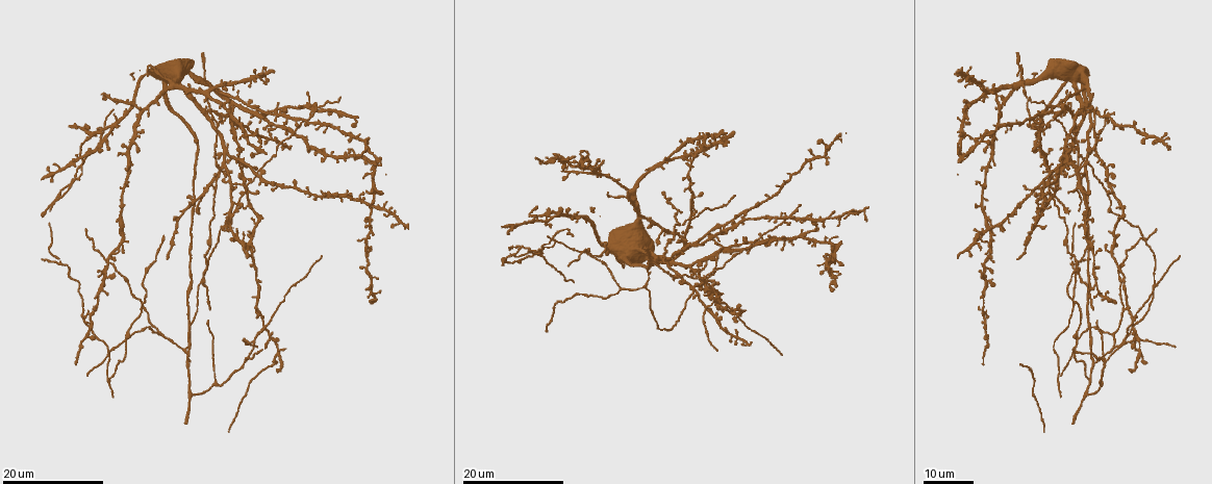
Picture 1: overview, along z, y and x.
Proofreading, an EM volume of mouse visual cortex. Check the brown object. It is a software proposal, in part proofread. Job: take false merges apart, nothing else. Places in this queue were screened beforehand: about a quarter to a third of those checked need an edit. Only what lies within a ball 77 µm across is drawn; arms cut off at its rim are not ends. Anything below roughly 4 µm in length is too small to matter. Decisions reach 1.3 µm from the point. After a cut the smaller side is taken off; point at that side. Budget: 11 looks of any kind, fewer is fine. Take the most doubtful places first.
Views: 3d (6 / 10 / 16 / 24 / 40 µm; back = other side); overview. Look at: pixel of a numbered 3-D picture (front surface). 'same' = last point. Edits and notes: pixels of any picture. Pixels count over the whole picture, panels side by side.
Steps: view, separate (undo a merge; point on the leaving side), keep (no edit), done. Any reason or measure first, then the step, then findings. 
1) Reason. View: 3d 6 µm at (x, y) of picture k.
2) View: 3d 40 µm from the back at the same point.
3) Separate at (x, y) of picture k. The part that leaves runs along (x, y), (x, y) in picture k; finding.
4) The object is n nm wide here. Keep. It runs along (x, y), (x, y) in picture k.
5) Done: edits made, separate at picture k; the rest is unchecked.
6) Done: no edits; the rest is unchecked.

Four arms meet. View: 3d 24 µm at (128, 338) of picture 1.

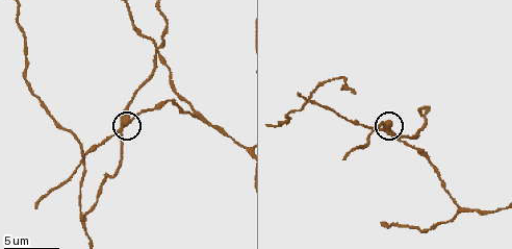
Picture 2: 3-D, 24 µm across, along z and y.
View: 3d 10 µm at (122, 125) of picture 2.

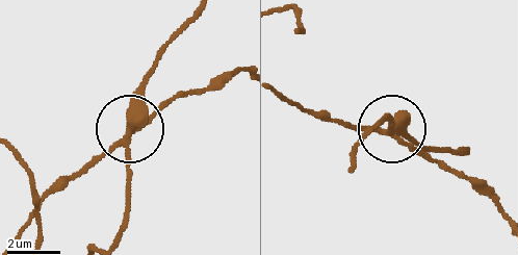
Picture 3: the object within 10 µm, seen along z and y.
The object is 320 nm wide here. Separate at (144, 99) of picture 3. The part that leaves runs along (128, 132), (139, 80), (188, 20) in picture 3; a second neuron is stuck on.

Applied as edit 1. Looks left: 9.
View: overview.

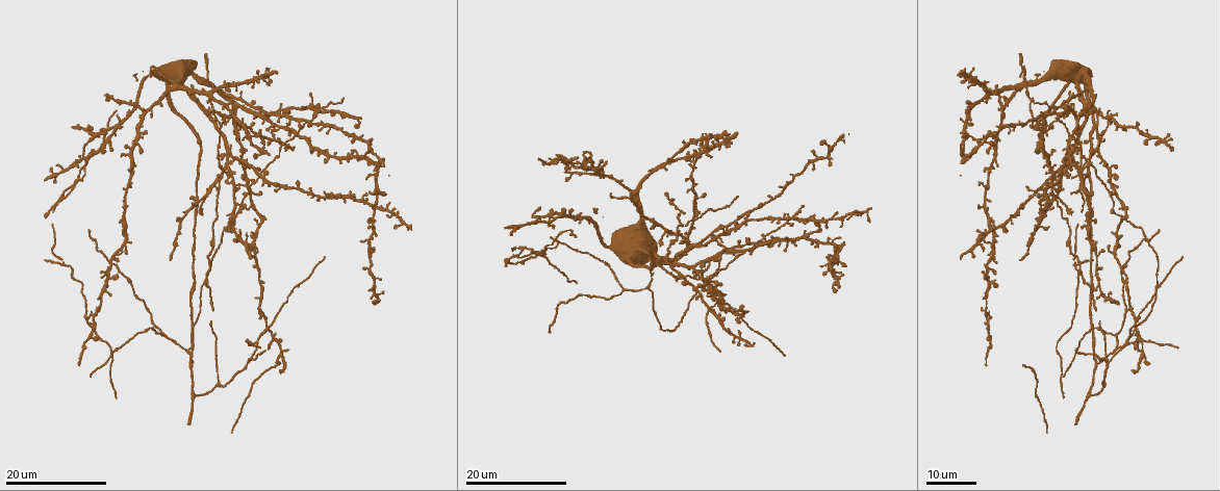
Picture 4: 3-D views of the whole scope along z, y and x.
Arms run side by side. View: 3d 16 µm at (75, 180) of picture 4.

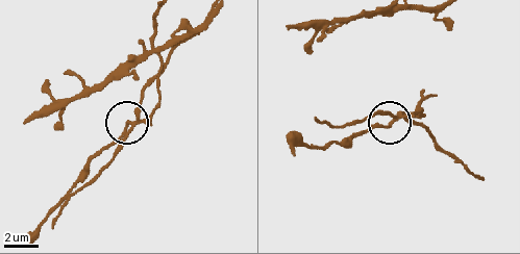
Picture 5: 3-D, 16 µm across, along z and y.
View: 3d 6 µm at (134, 124) of picture 5.

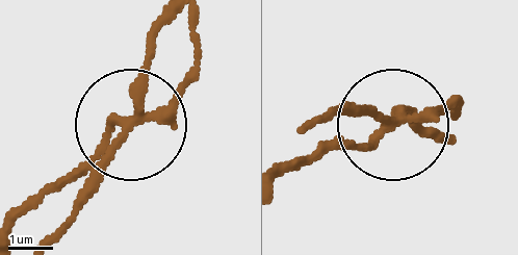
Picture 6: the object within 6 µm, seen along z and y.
The side arm is 10 µm long; 4 arms meet here. Separate at (186, 84) of picture 6. Two neurons meet here.

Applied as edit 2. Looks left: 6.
Three-way junction. View: 3d 24 µm at (230, 183) of picture 4.

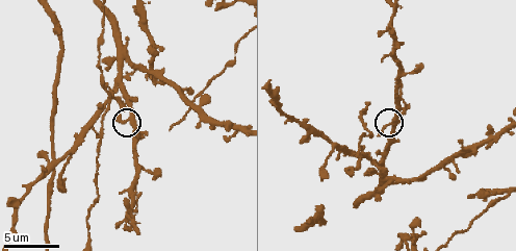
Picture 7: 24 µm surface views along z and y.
View: 3d 6 µm at (127, 122) of picture 7.

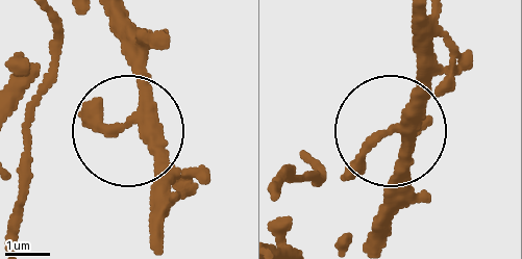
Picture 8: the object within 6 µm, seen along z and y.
The side arm is 25 µm long; 3 arms meet here. Keep. Continuous, no second neuron.

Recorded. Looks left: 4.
A fork. View: 3d 24 µm at (1108, 364) of picture 4.

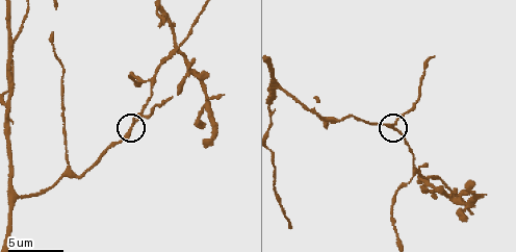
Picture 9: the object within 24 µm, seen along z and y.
View: 3d 6 µm at (396, 124) of picture 9.

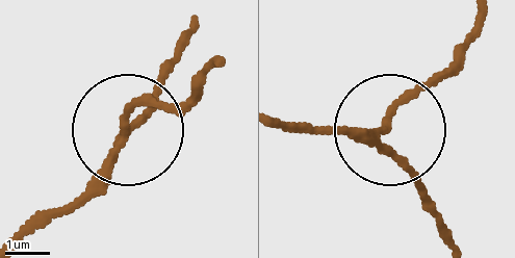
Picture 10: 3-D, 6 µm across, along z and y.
Other side. View: 3d 6 µm from the back at (386, 132) of picture 10.

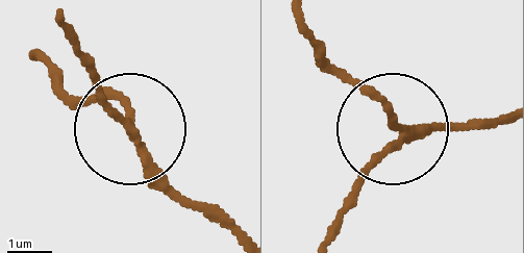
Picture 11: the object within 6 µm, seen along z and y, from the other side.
The object is 160 nm wide here. Keep. All the same neuron.

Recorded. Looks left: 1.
Done: edits made, separate at picture 3, separate at picture 6; the rest is unchecked.

